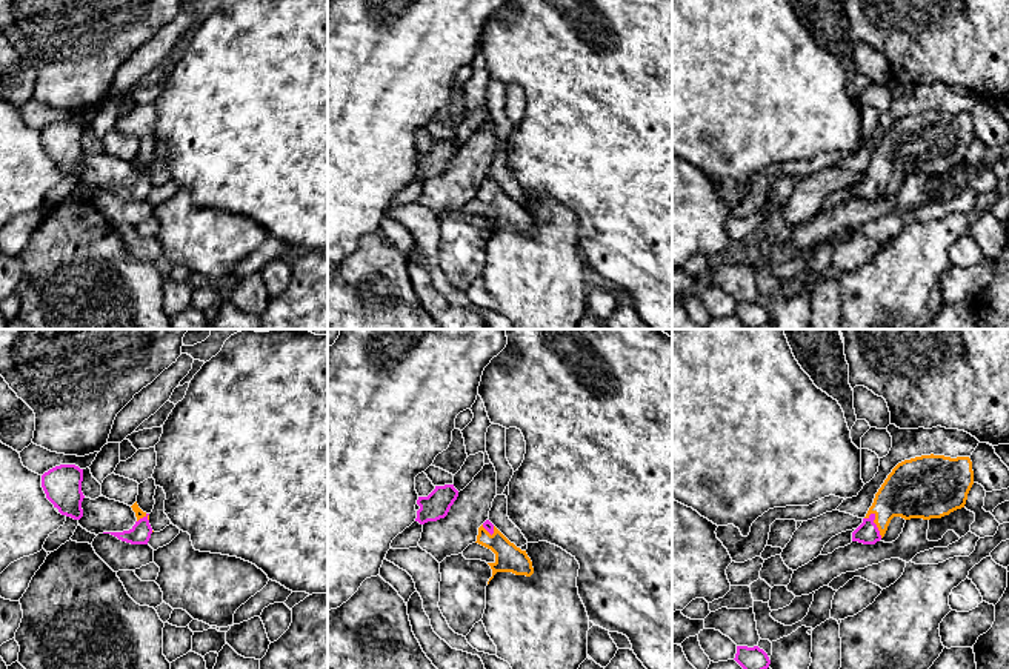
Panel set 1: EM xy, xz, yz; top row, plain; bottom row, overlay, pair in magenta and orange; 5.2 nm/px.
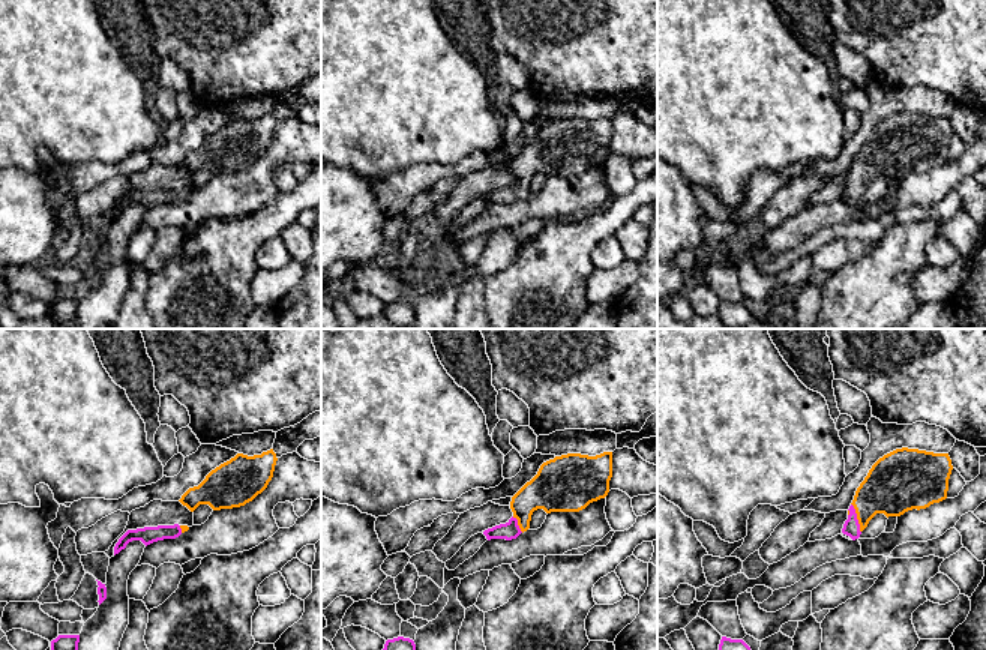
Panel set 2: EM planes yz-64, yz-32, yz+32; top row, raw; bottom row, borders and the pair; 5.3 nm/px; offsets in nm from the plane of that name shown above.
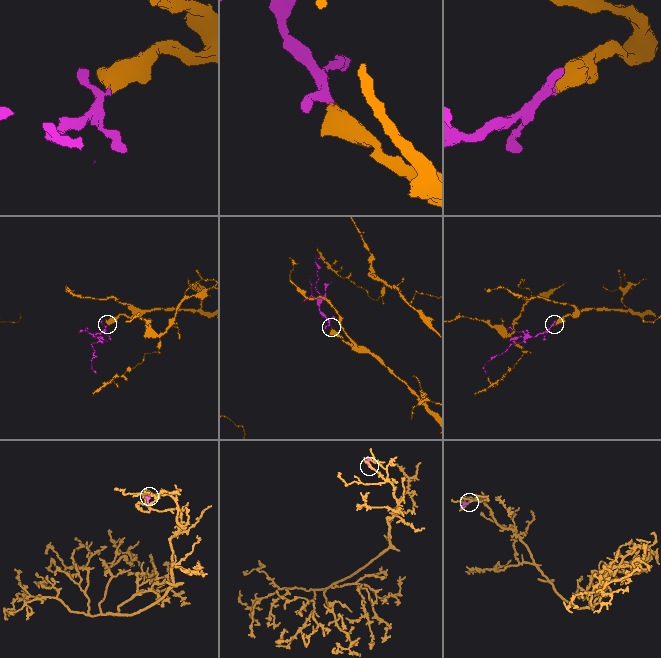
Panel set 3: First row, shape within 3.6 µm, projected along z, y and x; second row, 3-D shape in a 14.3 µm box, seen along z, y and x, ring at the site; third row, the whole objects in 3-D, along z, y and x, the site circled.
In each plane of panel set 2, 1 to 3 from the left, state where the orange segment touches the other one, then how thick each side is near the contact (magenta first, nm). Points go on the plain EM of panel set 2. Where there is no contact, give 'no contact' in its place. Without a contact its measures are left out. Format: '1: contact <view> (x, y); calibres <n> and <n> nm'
1: contact yz-64 (180, 192); calibres 90 and 30 nm
2: contact yz-32 (517, 188); calibres 100 and 220 nm
3: contact yz+32 (856, 182); calibres 90 and 280 nm

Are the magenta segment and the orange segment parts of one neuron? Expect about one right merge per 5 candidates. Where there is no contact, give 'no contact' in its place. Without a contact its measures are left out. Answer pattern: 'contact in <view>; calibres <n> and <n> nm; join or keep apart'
contact in yz; calibres 120 and 280 nm; join

